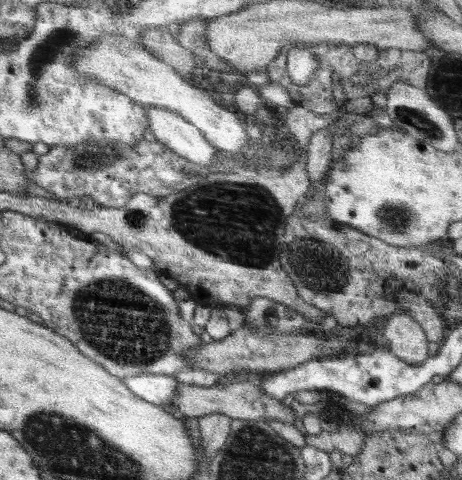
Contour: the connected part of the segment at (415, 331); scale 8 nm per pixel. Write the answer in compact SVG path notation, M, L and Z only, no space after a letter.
M401 311L389 316L382 334L388 343L385 348L403 361L419 365L428 358L428 340L422 327L407 312Z

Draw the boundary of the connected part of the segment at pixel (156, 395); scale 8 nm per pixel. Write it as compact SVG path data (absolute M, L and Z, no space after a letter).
M139 374L127 376L123 380L142 400L157 405L168 404L177 395L177 388L182 385L174 375L165 374Z

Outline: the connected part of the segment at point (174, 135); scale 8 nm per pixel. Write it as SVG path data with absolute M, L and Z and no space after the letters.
M147 106L146 117L154 138L180 156L200 166L208 166L219 155L200 129L180 114L162 107Z

